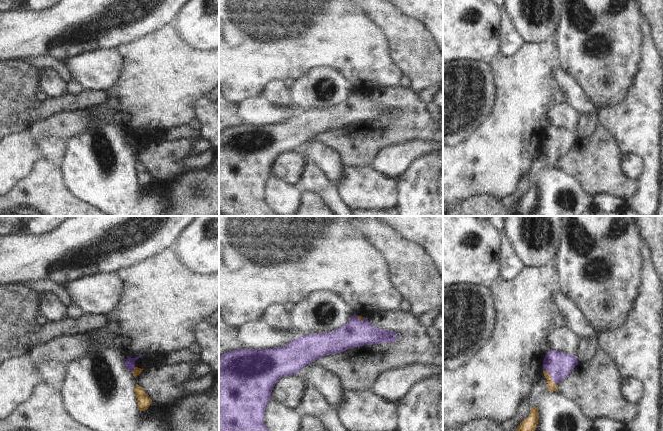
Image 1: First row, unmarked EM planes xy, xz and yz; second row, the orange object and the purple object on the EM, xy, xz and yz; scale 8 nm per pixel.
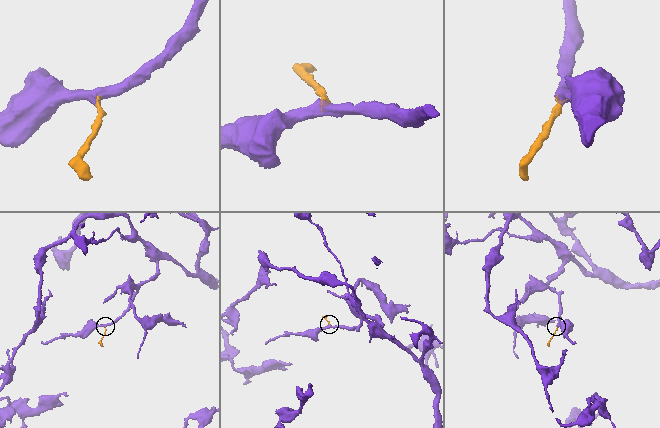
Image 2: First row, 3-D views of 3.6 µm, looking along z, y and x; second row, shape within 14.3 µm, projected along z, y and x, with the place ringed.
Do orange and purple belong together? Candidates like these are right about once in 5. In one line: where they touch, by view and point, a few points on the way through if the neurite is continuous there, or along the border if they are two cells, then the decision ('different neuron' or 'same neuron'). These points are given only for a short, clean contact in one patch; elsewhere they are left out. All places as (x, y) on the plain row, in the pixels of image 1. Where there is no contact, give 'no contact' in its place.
yz (550, 153) | across yz (551, 162), (550, 153), (559, 141) | same neuron

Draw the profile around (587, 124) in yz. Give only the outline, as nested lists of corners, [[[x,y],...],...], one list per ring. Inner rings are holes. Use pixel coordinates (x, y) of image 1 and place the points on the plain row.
[[[582,114],[579,116],[578,128],[576,129],[576,135],[578,139],[589,138],[599,125],[599,119],[597,116]]]

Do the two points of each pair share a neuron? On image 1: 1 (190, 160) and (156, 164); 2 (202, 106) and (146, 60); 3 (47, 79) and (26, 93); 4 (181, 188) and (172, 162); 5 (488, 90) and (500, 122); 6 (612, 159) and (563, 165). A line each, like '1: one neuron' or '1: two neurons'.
1: two neurons
2: two neurons
3: two neurons
4: two neurons
5: two neurons
6: one neuron

